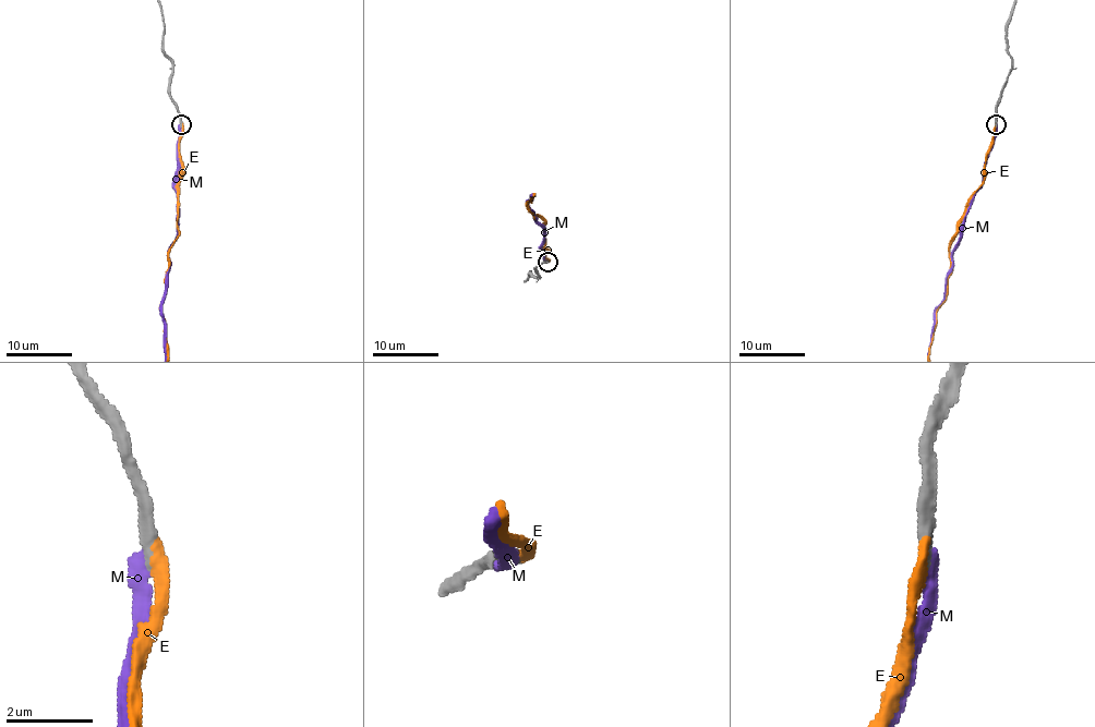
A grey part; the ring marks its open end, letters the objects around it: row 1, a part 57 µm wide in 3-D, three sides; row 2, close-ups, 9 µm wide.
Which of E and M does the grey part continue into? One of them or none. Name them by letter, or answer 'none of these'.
E

